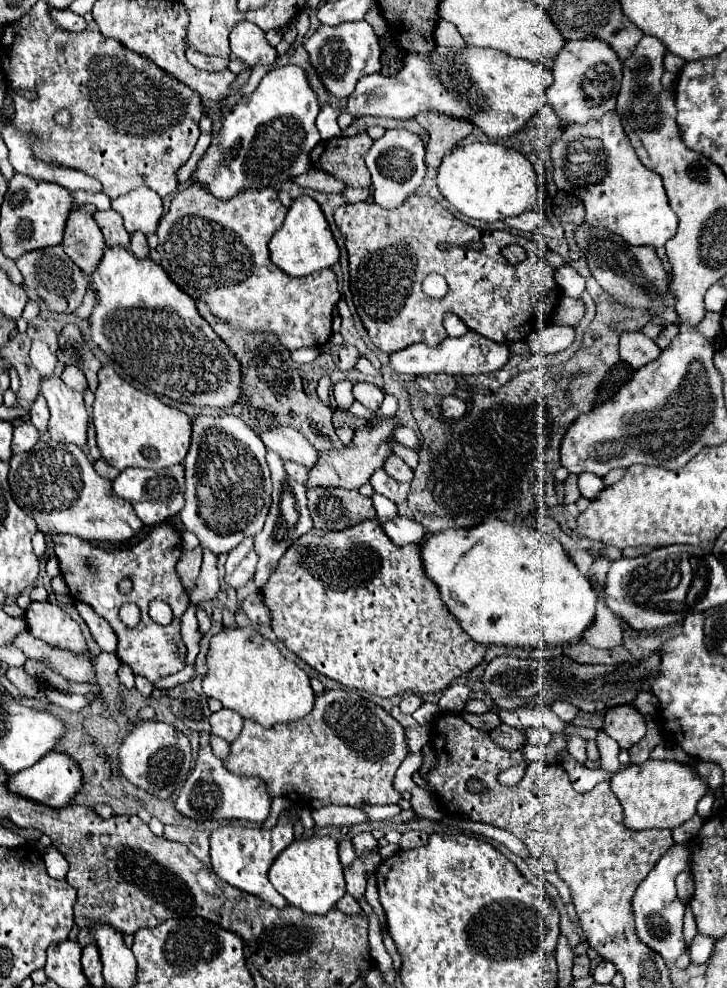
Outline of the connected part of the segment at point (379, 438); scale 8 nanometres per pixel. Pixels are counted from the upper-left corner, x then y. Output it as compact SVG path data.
M395 417L389 419L373 419L375 427L371 429L357 429L355 439L349 447L343 449L331 449L331 451L323 451L319 453L317 465L313 465L313 469L309 469L309 477L307 477L307 487L341 487L341 489L359 489L361 485L365 485L369 481L369 475L373 473L373 469L383 467L385 457L389 457L391 447L389 447L389 437L393 433L393 429L397 427Z

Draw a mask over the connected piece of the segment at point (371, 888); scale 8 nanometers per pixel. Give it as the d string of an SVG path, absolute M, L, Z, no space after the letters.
M366 873L365 877L367 880L367 885L365 889L365 899L372 906L374 912L377 914L381 929L383 929L383 924L385 922L385 915L383 908L379 902L375 874Z

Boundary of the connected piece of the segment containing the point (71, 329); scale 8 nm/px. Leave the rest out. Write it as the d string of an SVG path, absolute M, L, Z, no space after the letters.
M67 325L63 327L63 333L59 335L59 351L57 351L57 359L65 361L69 365L77 365L87 381L89 381L89 389L95 393L97 389L97 371L101 369L101 363L93 357L93 353L89 351L81 331L75 325Z

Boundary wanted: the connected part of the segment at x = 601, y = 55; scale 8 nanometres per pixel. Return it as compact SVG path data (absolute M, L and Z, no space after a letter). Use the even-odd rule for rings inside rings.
M581 39L569 41L563 51L555 57L553 65L553 85L547 89L547 99L551 101L557 117L563 125L587 123L591 117L601 117L603 113L615 109L615 97L621 85L621 61L605 41Z

